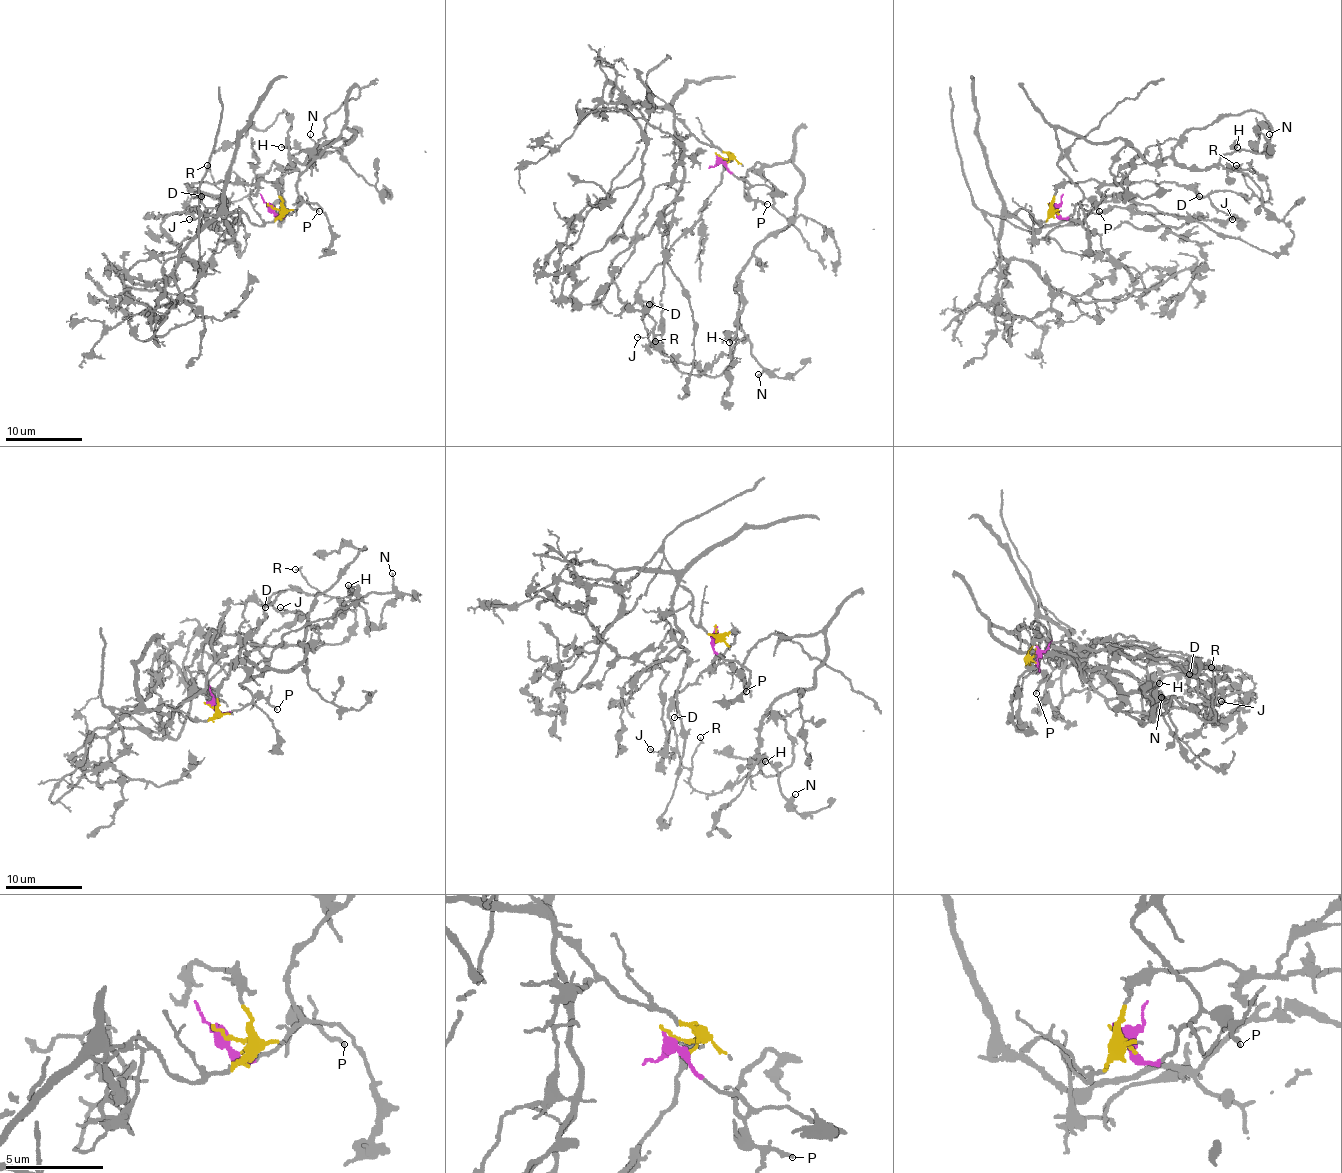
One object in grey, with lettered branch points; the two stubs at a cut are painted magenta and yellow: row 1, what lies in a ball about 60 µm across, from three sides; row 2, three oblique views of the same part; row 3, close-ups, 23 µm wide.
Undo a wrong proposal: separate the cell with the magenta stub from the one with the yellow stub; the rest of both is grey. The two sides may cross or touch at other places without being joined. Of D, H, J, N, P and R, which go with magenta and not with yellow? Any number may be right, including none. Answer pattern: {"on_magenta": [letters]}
{"on_magenta": ["H", "N", "P"]}

